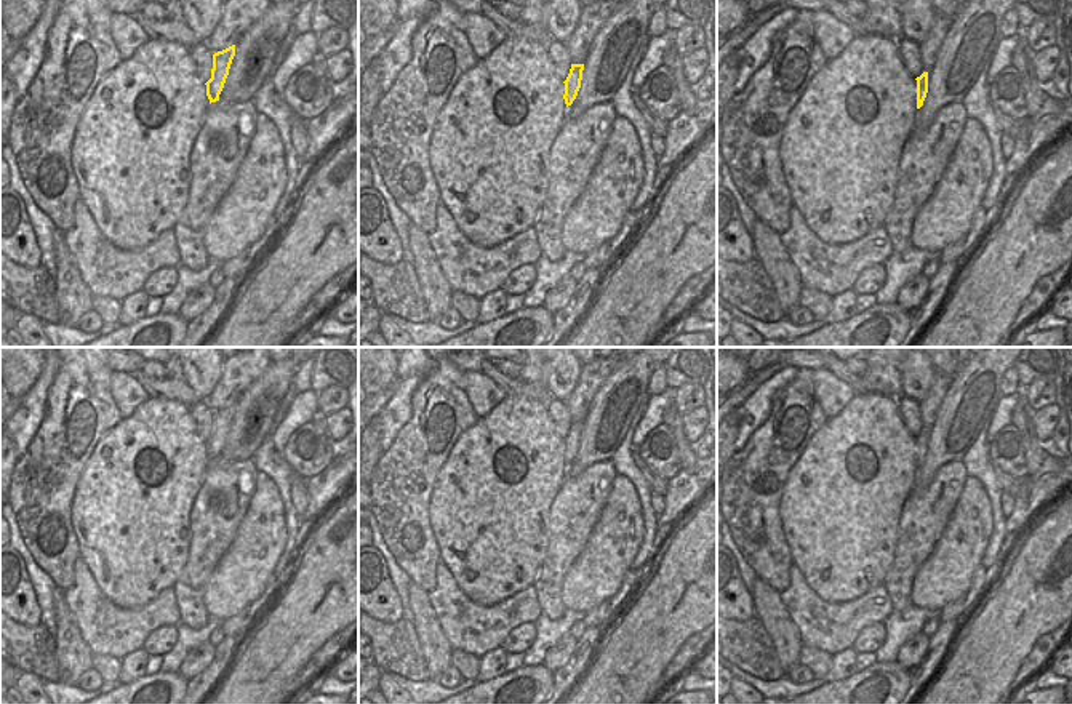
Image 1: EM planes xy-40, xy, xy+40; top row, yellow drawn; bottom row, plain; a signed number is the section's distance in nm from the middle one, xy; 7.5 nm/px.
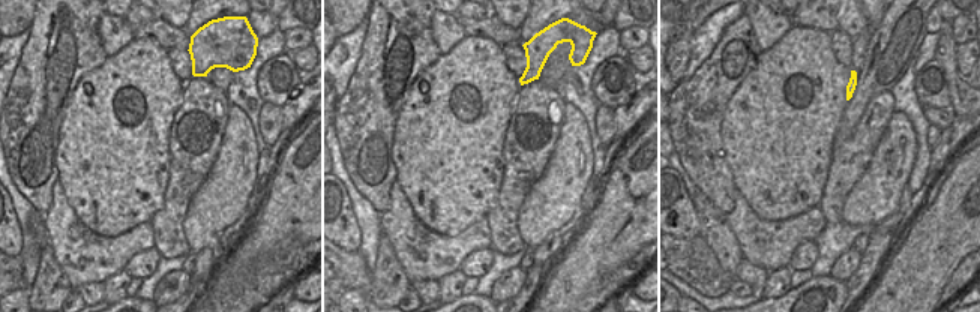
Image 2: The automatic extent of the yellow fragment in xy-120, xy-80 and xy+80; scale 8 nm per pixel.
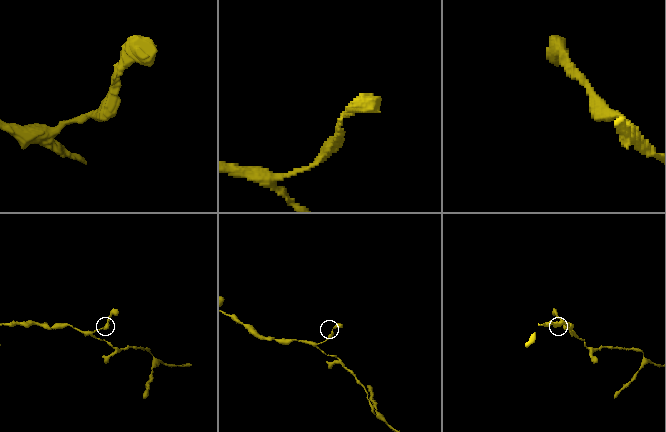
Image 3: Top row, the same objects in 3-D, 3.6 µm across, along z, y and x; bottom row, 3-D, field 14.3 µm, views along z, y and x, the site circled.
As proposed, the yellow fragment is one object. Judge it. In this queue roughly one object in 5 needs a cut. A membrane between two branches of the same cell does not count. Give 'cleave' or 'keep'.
keep

